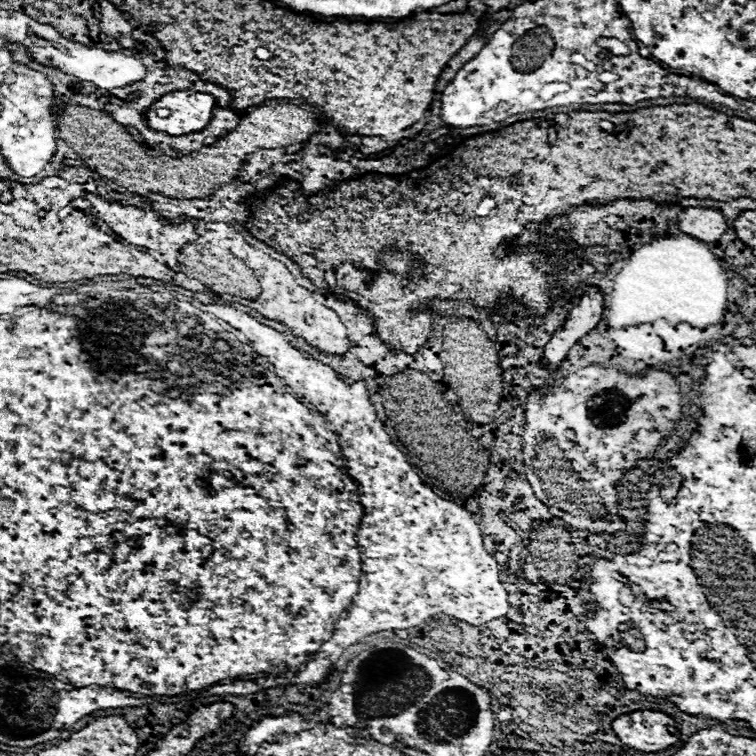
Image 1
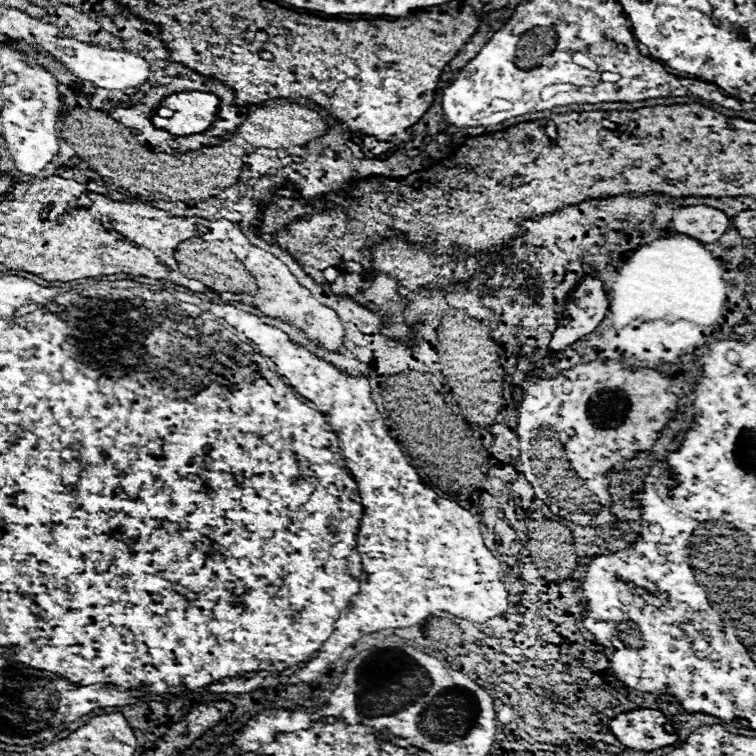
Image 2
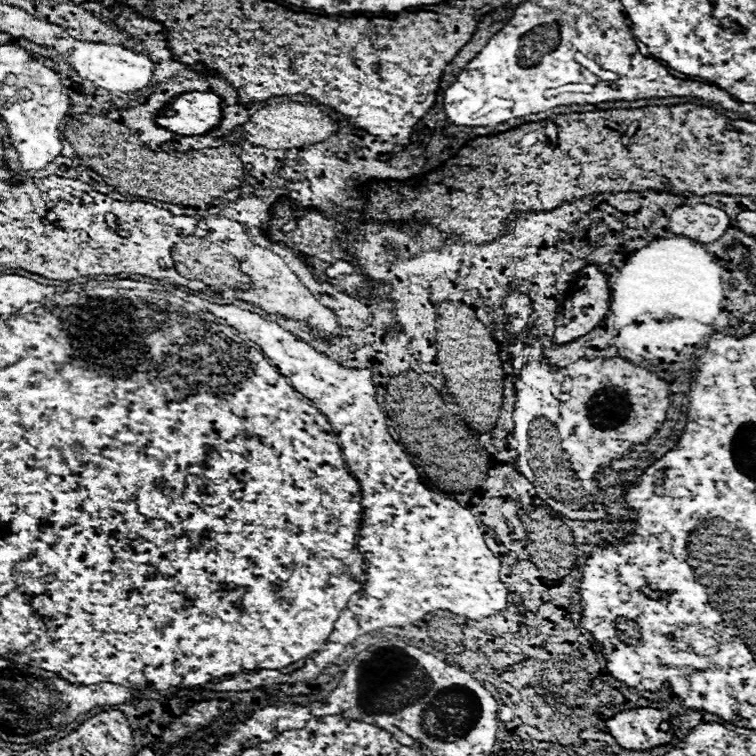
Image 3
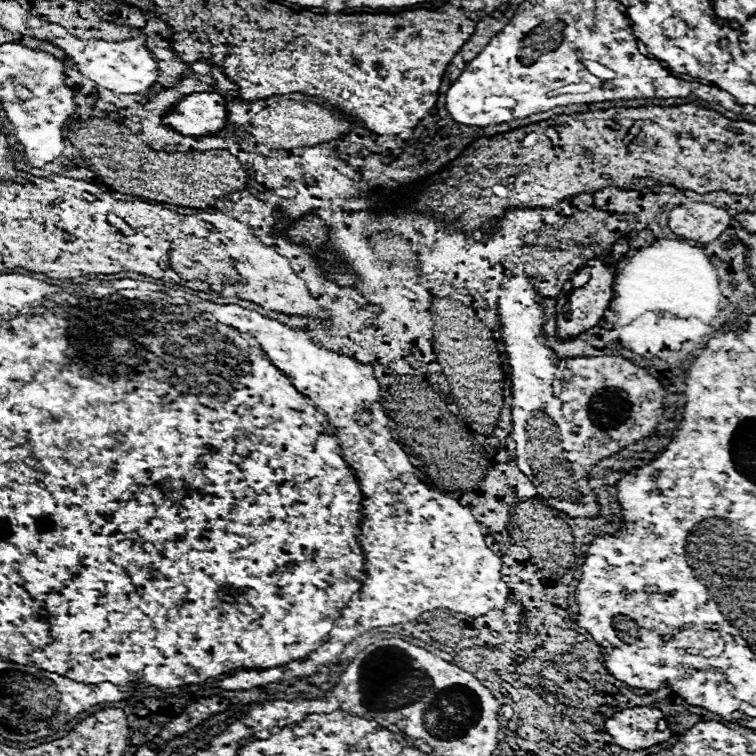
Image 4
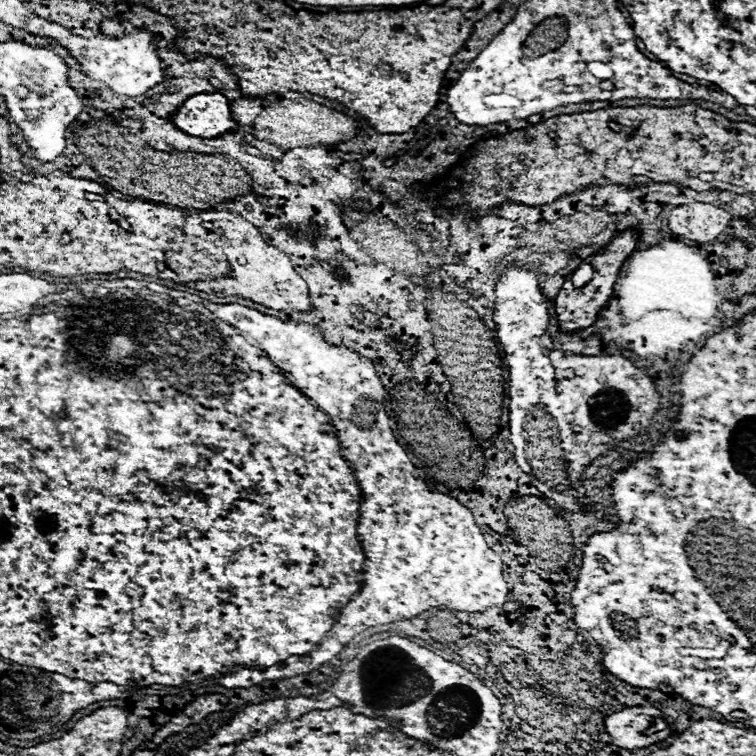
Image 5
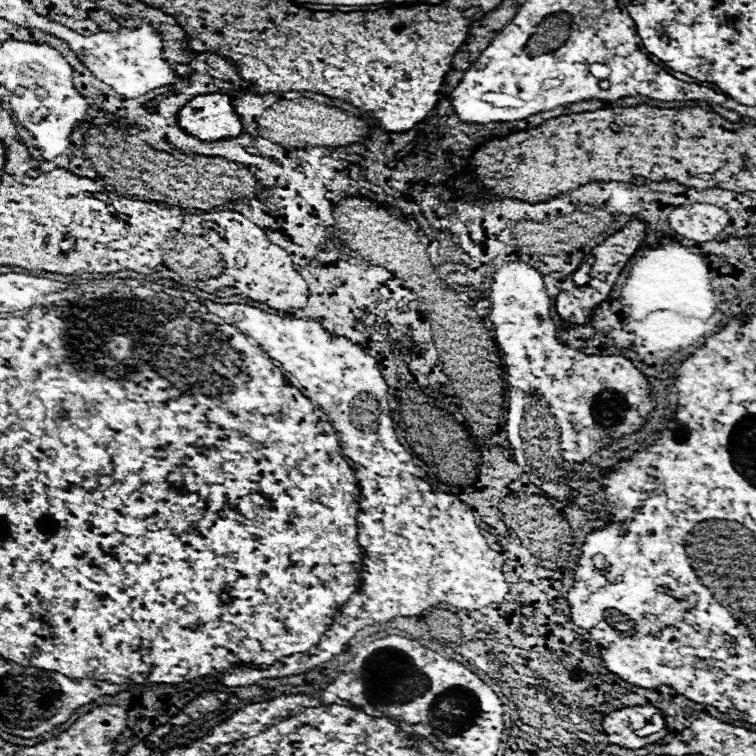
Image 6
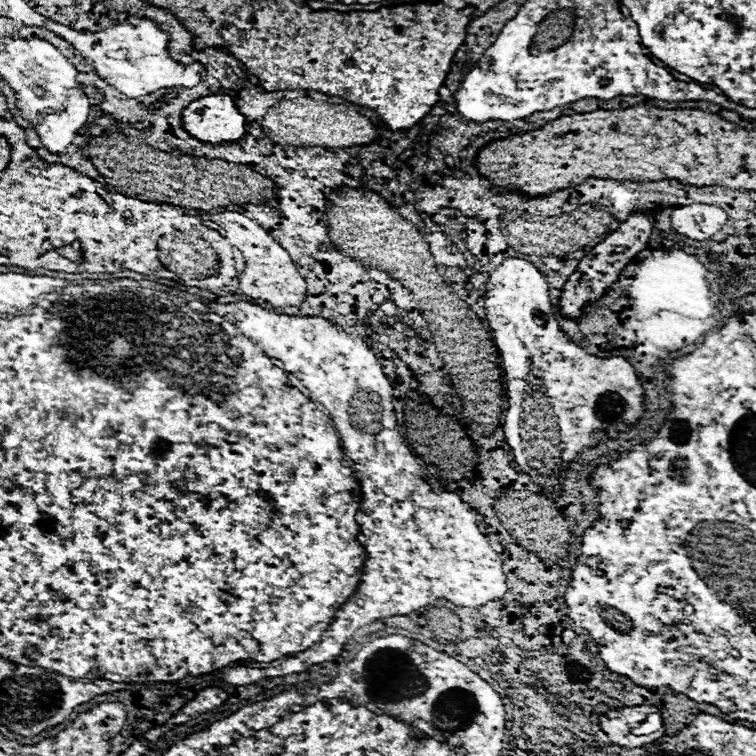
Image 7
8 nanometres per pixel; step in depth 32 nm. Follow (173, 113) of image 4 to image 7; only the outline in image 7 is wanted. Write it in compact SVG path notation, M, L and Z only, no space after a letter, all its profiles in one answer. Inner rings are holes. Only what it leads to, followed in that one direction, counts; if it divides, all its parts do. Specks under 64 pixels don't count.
M210 94L190 102L182 112L182 126L190 136L210 144L240 140L248 128L228 94Z

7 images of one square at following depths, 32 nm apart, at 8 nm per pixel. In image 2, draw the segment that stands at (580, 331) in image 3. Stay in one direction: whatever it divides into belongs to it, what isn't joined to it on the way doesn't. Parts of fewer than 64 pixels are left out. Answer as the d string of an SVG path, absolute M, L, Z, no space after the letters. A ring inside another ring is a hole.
M598 278L584 280L570 292L566 316L558 322L558 328L548 344L550 352L564 352L576 340L592 332L604 318L606 310L608 302L602 282Z

